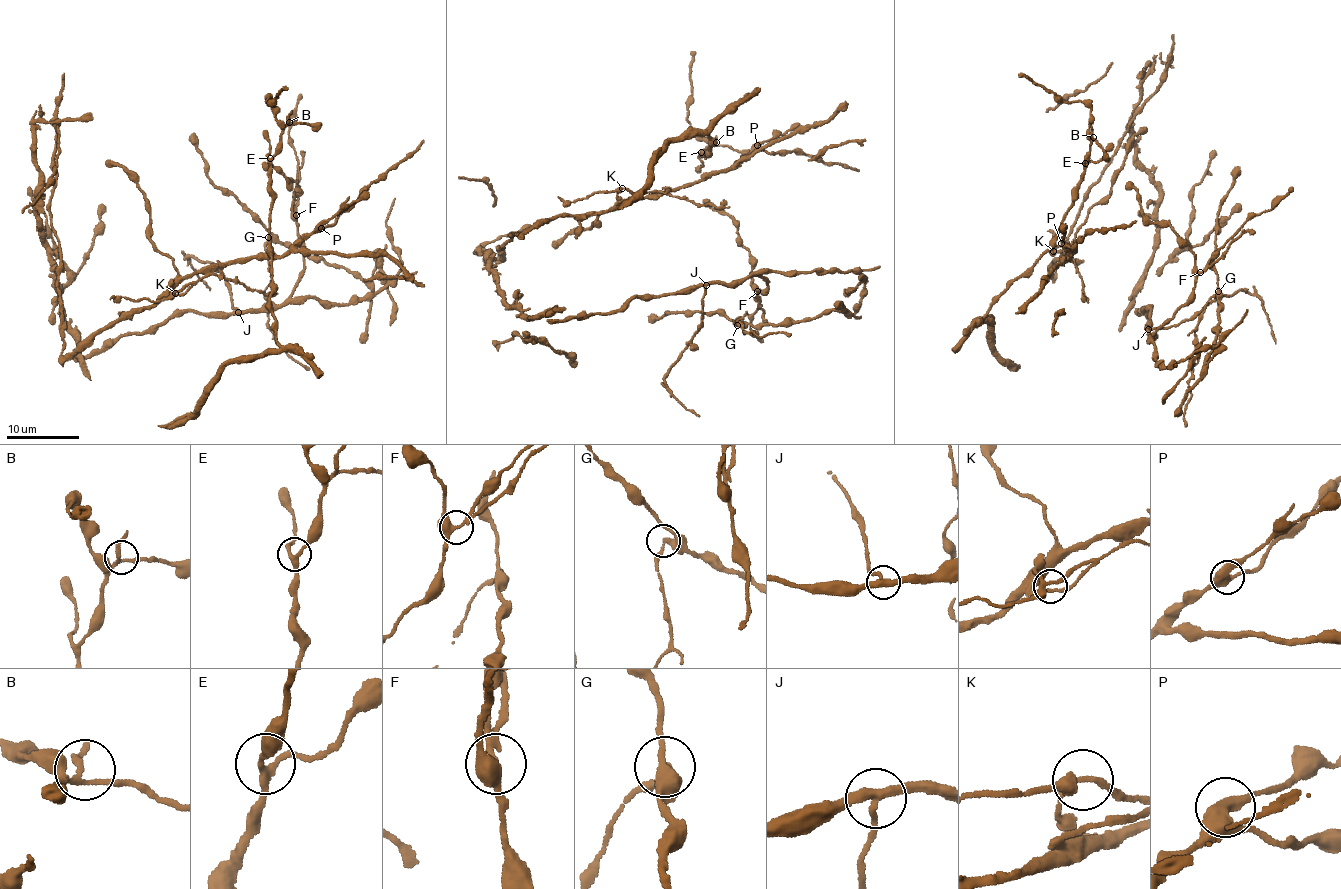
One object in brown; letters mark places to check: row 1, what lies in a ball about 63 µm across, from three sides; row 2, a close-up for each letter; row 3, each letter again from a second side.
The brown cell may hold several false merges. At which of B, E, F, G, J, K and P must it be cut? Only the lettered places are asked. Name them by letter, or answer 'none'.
G, J

